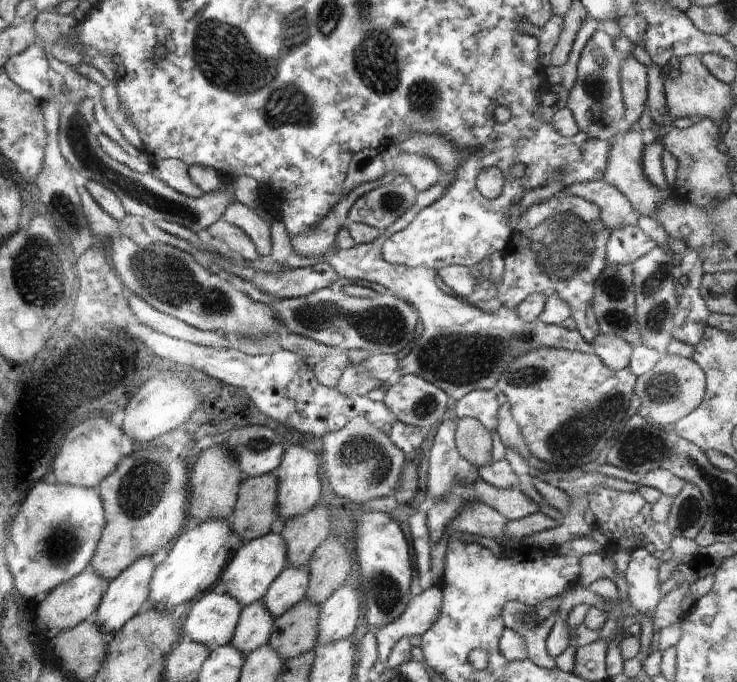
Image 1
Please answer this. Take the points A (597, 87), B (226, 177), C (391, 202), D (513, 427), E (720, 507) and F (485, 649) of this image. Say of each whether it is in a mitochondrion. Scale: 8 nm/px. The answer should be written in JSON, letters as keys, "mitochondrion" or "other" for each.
{"A":"mitochondrion","B":"other","C":"mitochondrion","D":"other","E":"mitochondrion","F":"other"}

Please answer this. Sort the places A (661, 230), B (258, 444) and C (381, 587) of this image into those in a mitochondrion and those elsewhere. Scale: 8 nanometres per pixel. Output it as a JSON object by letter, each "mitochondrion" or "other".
{"A":"other","B":"mitochondrion","C":"mitochondrion"}

